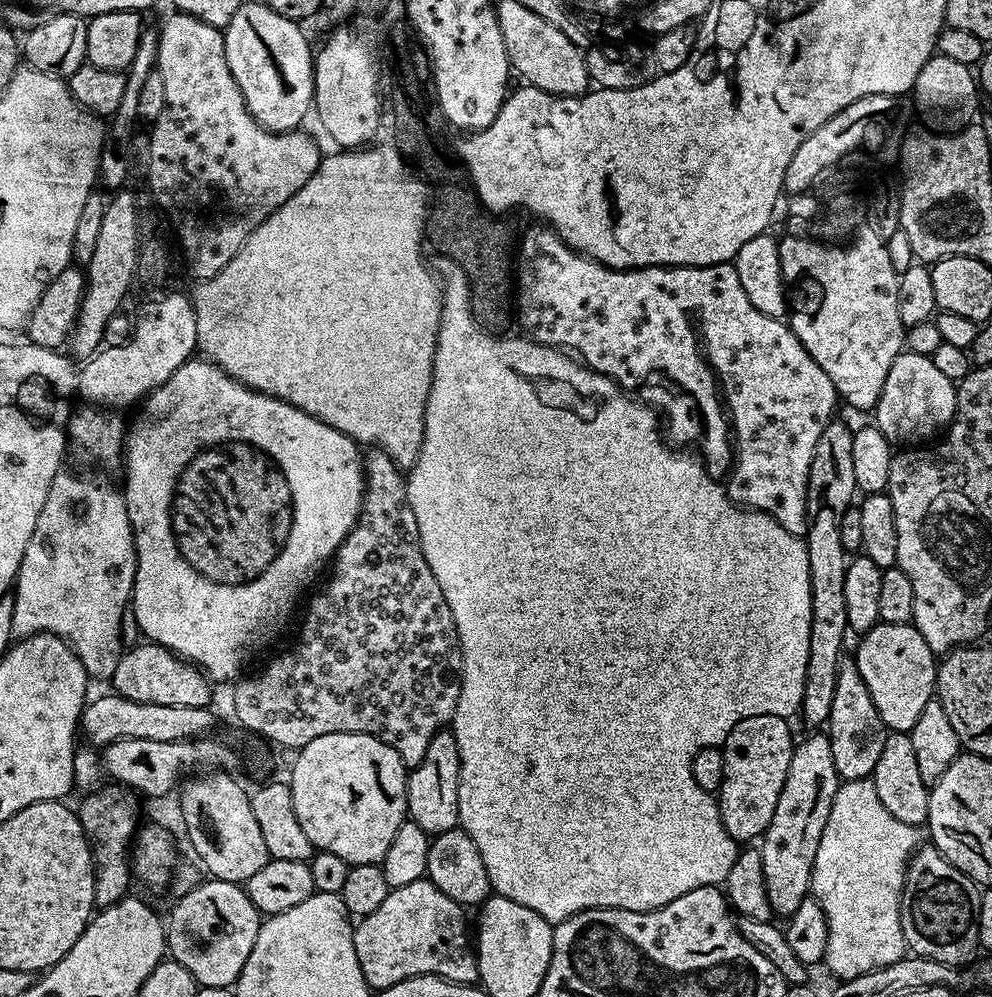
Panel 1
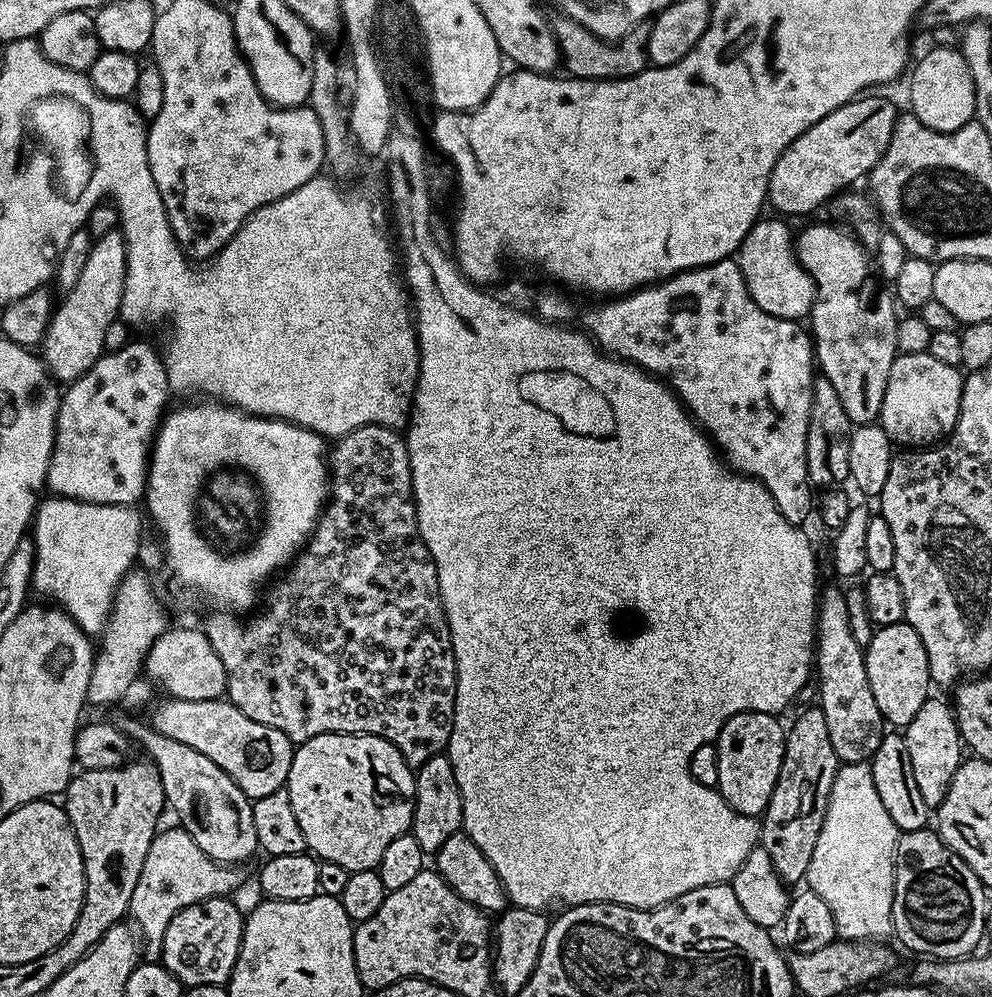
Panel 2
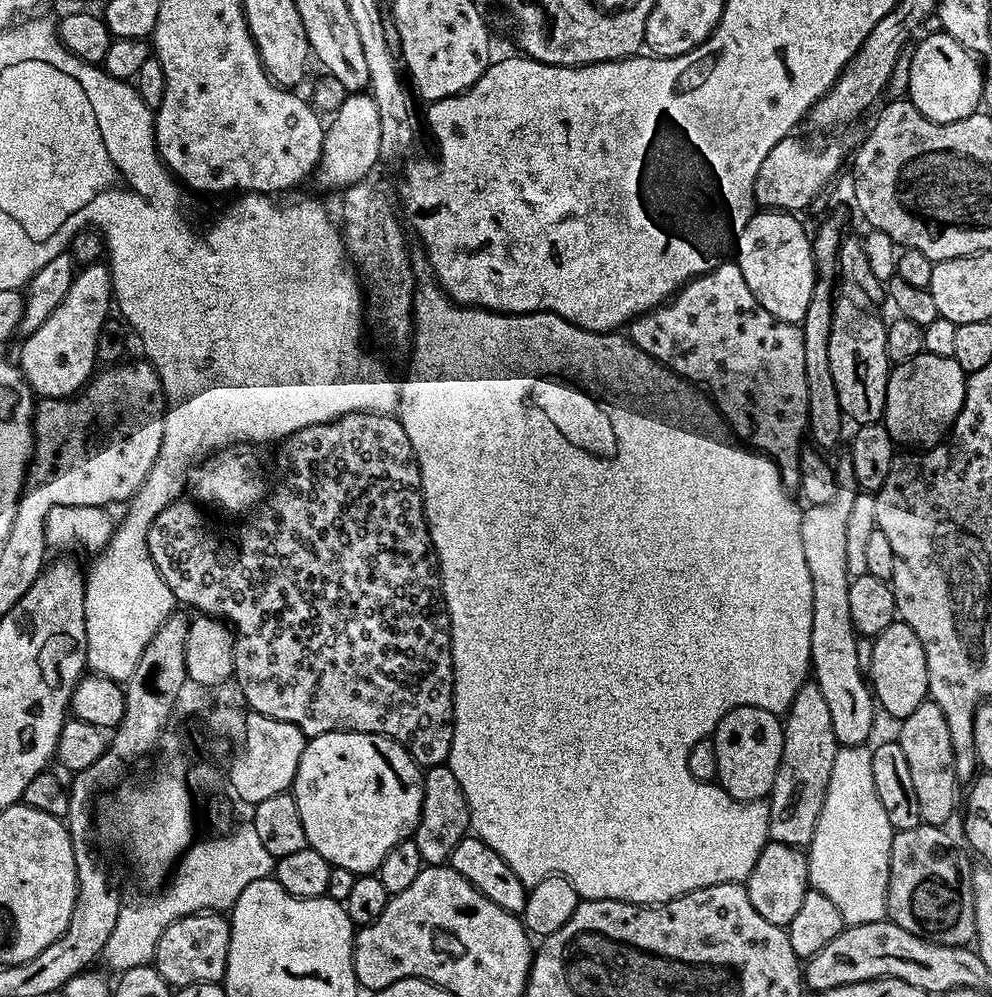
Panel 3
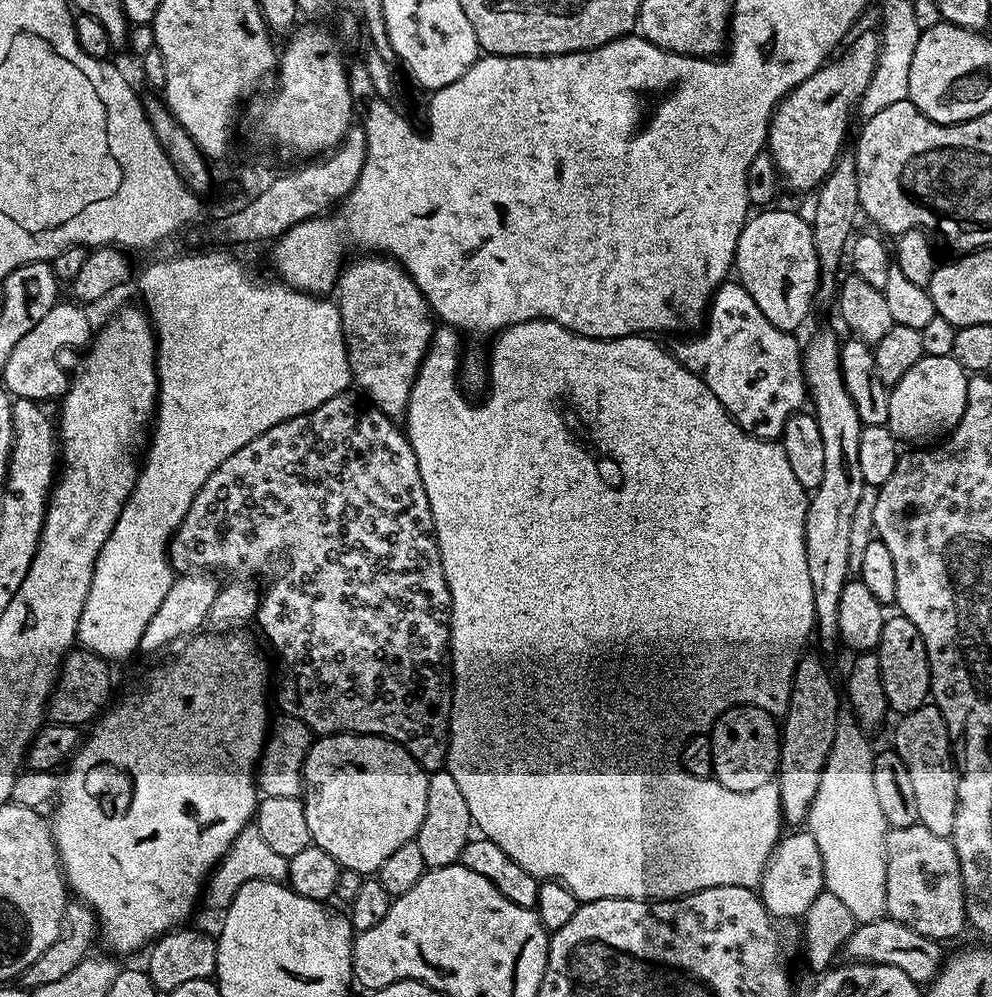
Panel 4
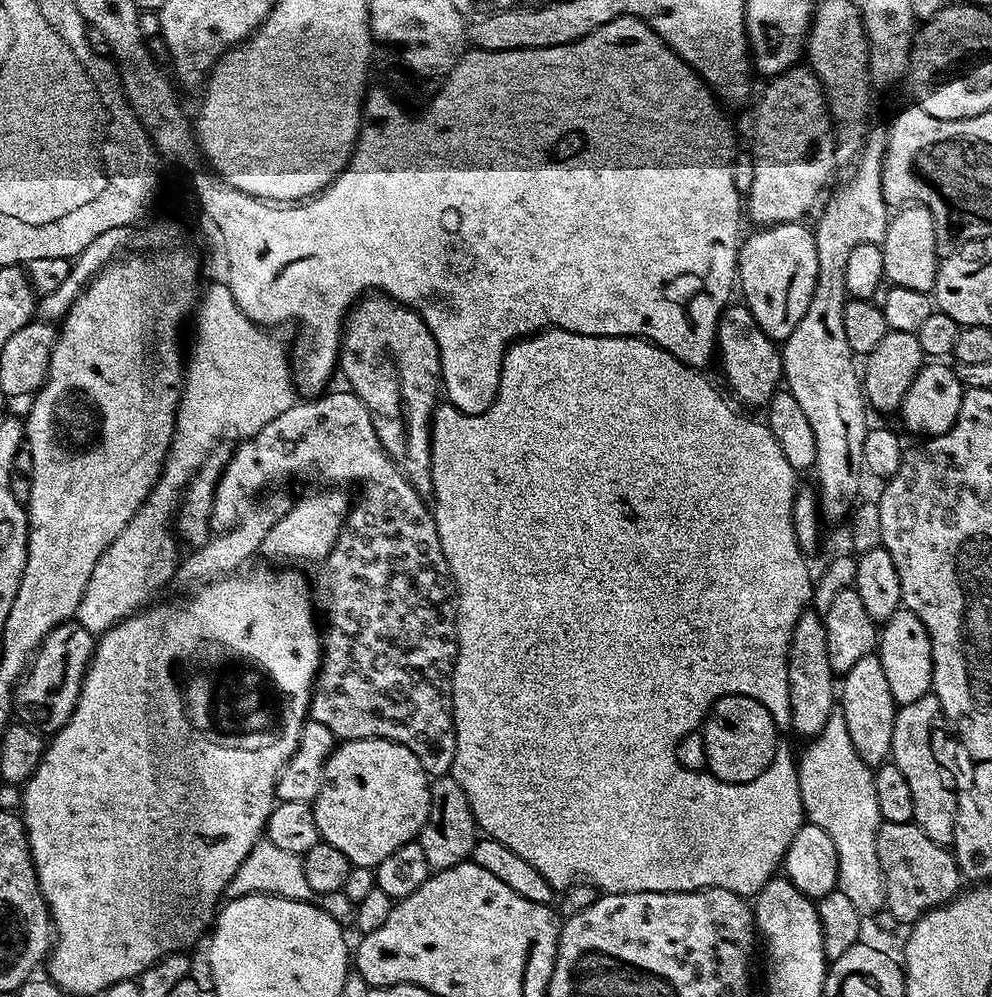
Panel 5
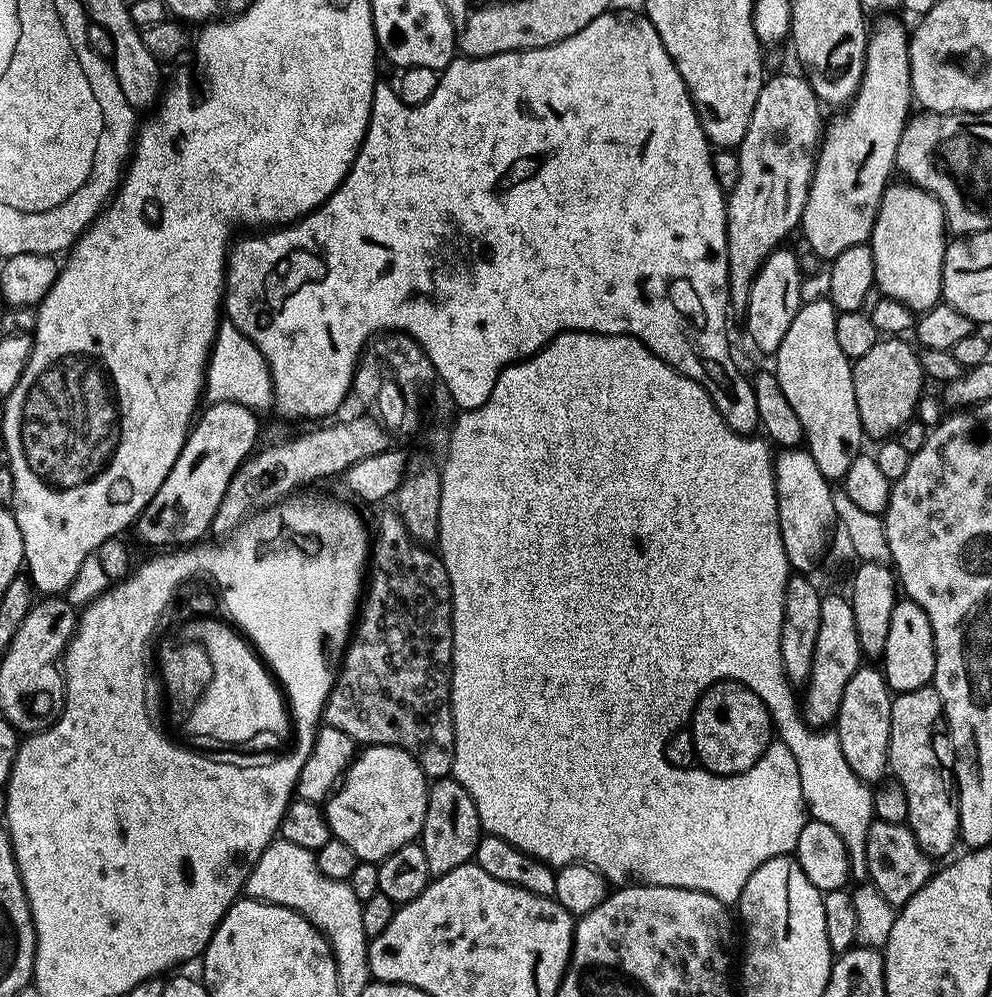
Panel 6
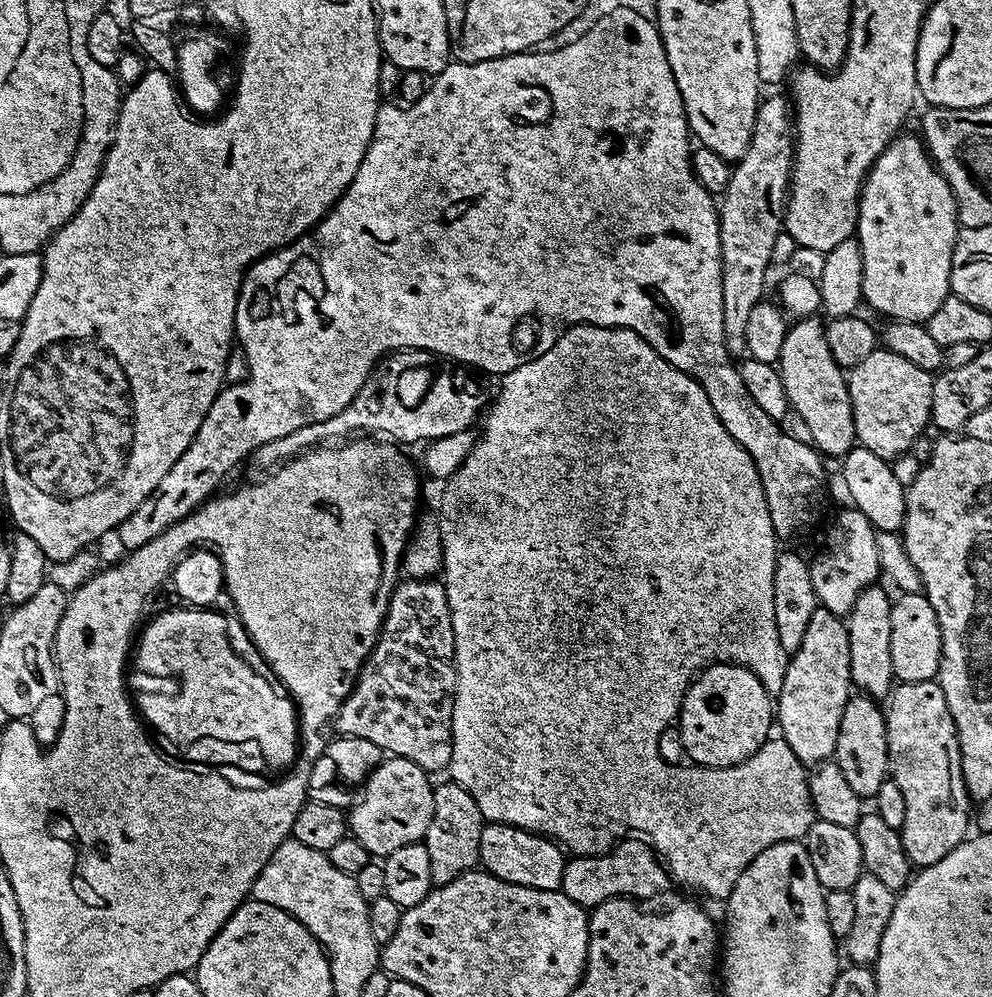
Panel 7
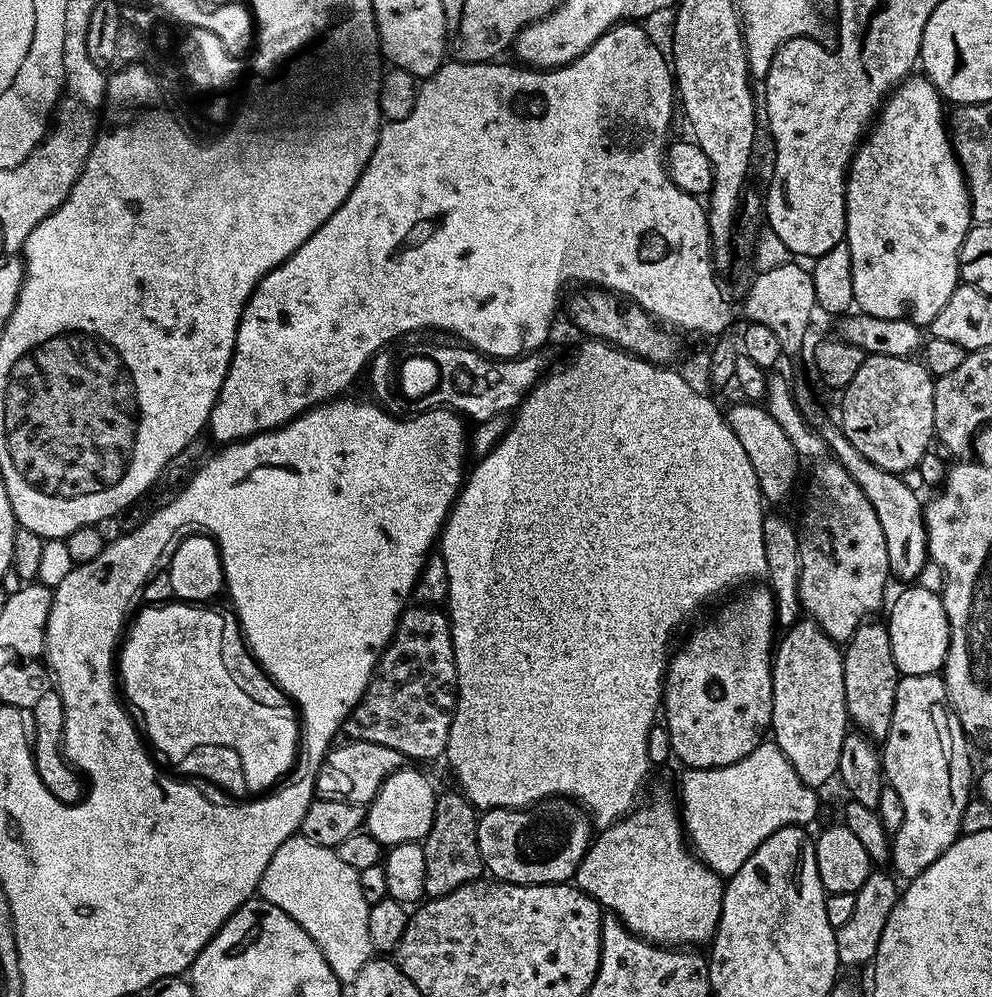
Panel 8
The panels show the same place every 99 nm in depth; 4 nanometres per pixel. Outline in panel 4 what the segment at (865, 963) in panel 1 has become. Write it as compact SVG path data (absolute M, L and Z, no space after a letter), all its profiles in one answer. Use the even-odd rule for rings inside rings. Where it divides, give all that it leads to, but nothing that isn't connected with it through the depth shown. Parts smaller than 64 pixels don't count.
M856 728L848 732L848 760L824 761L806 824L818 842L818 850L822 850L825 889L850 909L857 922L864 924L884 918L888 911L884 861L886 825L874 791L874 748L864 741L861 729Z

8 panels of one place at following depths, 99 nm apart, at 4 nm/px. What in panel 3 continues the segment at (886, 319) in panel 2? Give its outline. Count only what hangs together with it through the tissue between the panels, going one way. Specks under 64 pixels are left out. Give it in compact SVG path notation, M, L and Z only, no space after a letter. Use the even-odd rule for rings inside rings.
M837 295L830 326L830 371L838 386L838 402L853 425L879 424L884 418L890 361L886 350L888 324L867 312L855 295Z

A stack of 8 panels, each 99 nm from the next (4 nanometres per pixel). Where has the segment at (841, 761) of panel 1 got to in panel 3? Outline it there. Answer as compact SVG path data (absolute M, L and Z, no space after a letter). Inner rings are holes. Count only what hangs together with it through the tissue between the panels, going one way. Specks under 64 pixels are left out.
M848 458L835 461L836 493L830 502L813 504L805 507L800 513L802 518L802 550L806 554L806 567L810 570L810 590L812 591L812 617L810 618L810 654L812 655L811 675L826 698L826 707L830 710L830 722L834 726L837 745L852 750L857 746L869 743L868 735L872 732L872 723L876 720L878 705L874 693L866 679L865 669L858 662L858 633L850 618L850 582L846 566L846 522L853 509L855 496L858 493L854 466Z

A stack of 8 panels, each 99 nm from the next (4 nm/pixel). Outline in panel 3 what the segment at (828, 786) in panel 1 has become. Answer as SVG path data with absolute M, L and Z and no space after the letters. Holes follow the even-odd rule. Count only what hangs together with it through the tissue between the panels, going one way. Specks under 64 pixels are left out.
M815 682L801 684L798 694L792 696L792 705L788 707L782 720L784 726L784 745L782 758L778 766L778 774L774 778L774 786L766 803L769 806L768 839L782 842L791 848L807 849L814 838L814 826L818 822L818 814L822 810L822 802L826 798L826 786L830 782L830 770L834 770L834 762L838 758L838 745L834 726L830 722L830 710L826 707L826 698L822 698L822 690Z

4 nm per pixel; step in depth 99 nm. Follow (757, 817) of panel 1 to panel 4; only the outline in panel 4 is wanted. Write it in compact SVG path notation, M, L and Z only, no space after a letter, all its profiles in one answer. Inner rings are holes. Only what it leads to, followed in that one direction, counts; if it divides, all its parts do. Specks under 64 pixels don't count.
M738 704L720 715L710 729L714 750L712 776L726 790L749 792L769 783L780 762L780 733L777 717L749 704Z

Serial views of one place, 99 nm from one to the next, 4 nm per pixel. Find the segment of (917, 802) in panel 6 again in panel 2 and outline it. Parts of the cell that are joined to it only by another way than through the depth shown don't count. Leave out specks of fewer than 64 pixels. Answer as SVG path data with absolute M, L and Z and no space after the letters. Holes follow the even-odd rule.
M930 698L922 702L922 710L914 714L914 718L903 729L906 750L910 750L910 766L914 770L914 783L922 794L922 802L930 810L939 809L946 798L946 790L950 790L950 782L962 762L962 741L956 725L956 714L951 703Z

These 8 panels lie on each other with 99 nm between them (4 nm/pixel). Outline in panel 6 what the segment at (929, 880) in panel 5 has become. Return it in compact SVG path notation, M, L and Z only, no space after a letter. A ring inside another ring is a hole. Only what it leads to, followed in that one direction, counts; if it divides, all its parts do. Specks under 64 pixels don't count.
M873 819L870 830L866 834L866 868L868 870L867 879L894 906L902 906L926 882L934 871L933 857L928 856L918 846L918 838L908 828L907 823L895 824L894 822L882 822Z

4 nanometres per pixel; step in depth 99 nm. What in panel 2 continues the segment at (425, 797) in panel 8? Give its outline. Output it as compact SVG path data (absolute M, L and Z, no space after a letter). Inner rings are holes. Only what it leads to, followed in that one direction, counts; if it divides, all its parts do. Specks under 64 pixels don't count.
M332 731L310 738L293 751L286 787L290 806L294 806L298 826L302 826L302 834L308 843L307 851L320 860L346 866L348 872L376 868L386 846L412 827L412 811L416 805L413 769L404 761L400 751L380 736Z

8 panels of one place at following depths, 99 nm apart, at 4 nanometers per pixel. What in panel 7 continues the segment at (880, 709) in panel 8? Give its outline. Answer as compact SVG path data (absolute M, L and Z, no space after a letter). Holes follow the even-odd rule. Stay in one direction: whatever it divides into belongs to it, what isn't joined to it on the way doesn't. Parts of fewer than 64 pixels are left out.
M879 586L864 588L846 615L850 638L850 674L863 695L880 702L894 687L894 662L890 662L890 614L894 601Z

